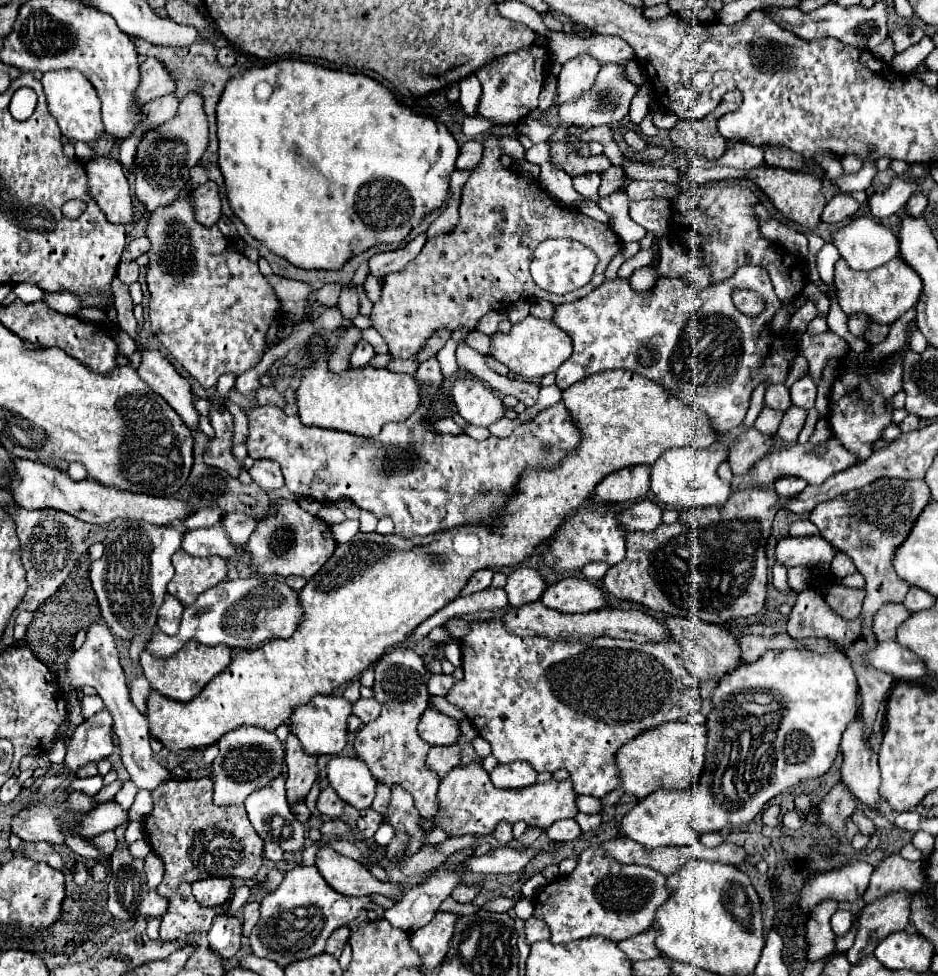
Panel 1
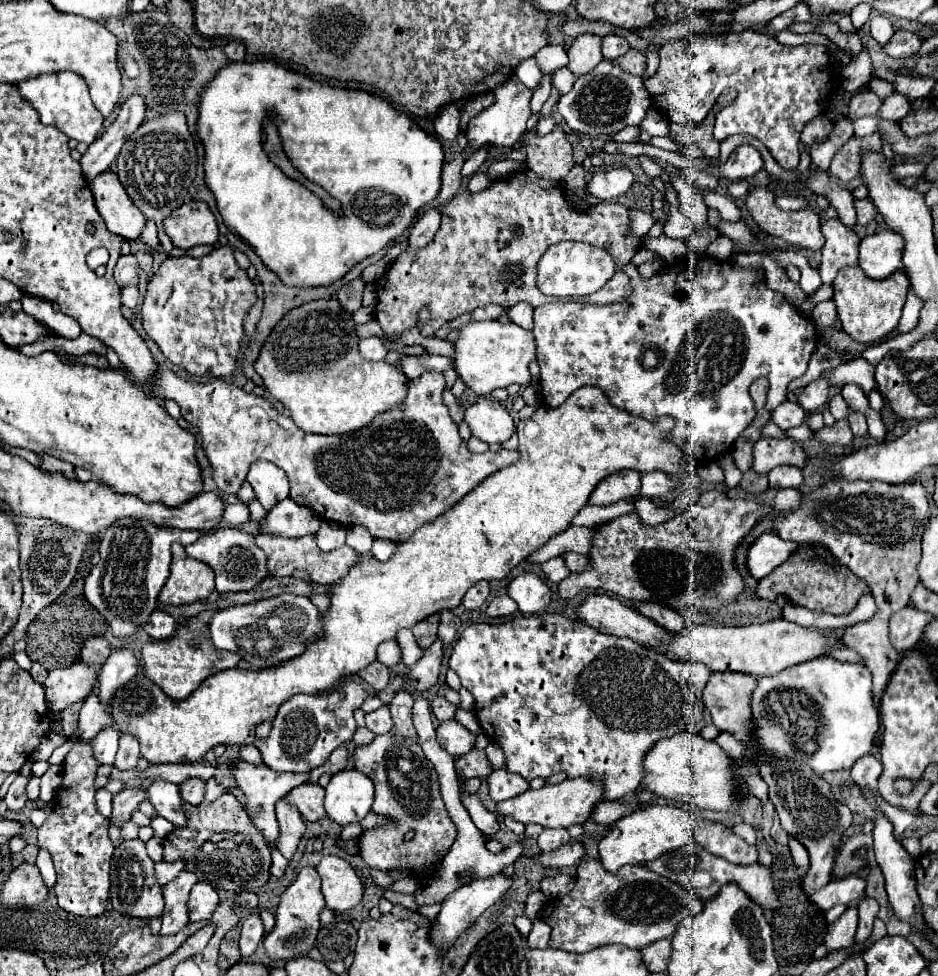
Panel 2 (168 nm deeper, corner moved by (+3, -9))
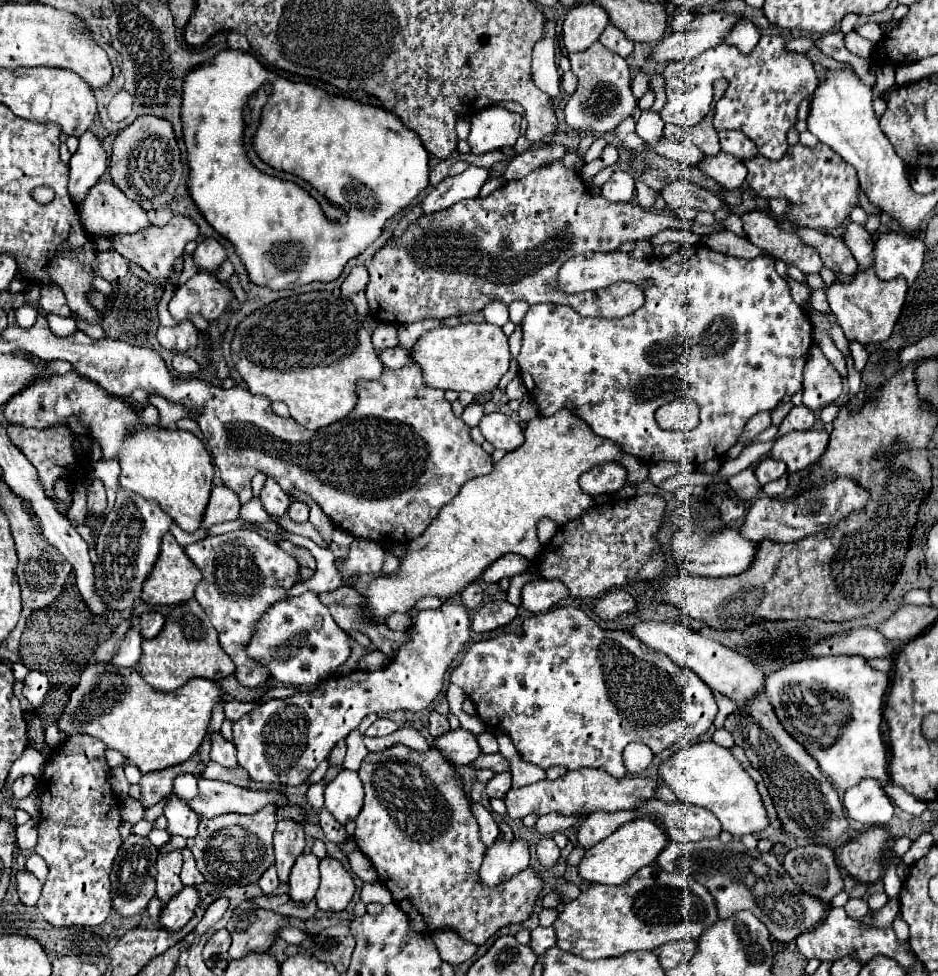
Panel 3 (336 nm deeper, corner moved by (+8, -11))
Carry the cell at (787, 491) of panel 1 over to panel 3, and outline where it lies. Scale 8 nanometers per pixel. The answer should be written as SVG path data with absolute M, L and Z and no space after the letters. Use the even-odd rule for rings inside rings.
M763 458L757 468L755 468L755 478L759 480L759 484L767 484L767 482L773 482L777 478L781 478L783 474L787 472L785 464L779 462L779 460L773 460L773 458Z

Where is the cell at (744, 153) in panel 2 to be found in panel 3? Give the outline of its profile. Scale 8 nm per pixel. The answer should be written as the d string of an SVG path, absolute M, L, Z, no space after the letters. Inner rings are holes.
M721 130L719 138L721 138L721 150L733 154L739 160L747 160L747 156L757 156L757 148L751 142L751 138L739 130Z

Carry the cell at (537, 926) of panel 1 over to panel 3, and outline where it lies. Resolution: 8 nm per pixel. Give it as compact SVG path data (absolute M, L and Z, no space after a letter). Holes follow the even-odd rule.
M537 926L533 932L531 932L531 948L535 954L543 954L547 948L553 948L557 944L557 936L555 936L555 930L549 926L549 928L543 928L543 926Z

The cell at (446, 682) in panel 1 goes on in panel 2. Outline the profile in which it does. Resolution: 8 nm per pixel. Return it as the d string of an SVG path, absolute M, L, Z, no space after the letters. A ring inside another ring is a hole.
M436 696L436 698L432 700L432 714L434 714L438 720L452 720L454 714L456 714L456 706L450 704L446 698Z

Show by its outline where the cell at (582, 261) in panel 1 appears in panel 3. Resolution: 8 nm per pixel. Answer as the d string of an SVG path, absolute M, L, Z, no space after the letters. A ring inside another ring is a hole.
M681 246L677 252L673 252L671 256L665 258L633 258L629 253L620 251L614 252L583 252L577 256L569 258L563 264L563 270L559 272L559 290L567 292L567 294L575 294L575 292L585 292L585 290L599 290L606 288L616 282L633 282L637 286L643 286L647 280L653 282L653 286L645 288L645 304L623 318L585 318L581 314L577 314L571 306L563 306L563 304L551 304L551 302L539 302L539 304L531 304L523 322L521 322L521 330L523 330L523 342L521 342L521 352L517 356L519 362L519 372L521 372L521 380L527 388L527 392L535 398L539 412L543 416L553 416L557 410L567 408L571 410L575 416L579 416L597 436L613 440L615 444L619 444L621 450L625 450L627 454L647 462L647 464L655 464L661 460L671 460L671 462L681 462L681 464L703 464L707 460L719 458L723 456L741 436L745 424L749 422L751 416L765 412L765 410L773 410L783 396L793 396L795 392L799 392L803 388L803 364L807 360L807 352L811 348L811 334L813 334L813 326L807 320L807 316L803 314L803 310L799 312L799 304L793 302L791 292L787 282L775 272L775 262L767 256L757 256L753 260L745 260L745 258L737 258L737 256L729 256L729 254L721 254L715 250L709 250L705 246ZM643 382L653 382L655 386L649 386L649 392L639 394L639 388L643 386ZM679 398L691 398L699 410L701 410L701 422L697 424L697 428L689 430L689 432L679 432L679 430L663 430L659 428L657 420L655 420L655 410L667 402L679 400Z

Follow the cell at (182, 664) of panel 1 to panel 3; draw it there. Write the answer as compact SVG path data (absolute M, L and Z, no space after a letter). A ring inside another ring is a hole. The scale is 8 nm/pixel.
M191 598L179 606L175 606L165 616L165 626L159 636L151 640L143 640L143 654L139 660L141 676L155 688L173 692L181 688L191 678L207 678L207 680L223 680L225 676L235 672L235 664L231 658L219 648L217 632L209 622L203 608Z

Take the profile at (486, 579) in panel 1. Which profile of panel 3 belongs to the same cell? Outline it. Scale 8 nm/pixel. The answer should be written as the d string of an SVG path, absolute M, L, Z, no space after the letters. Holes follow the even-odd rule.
M471 582L463 592L461 592L461 600L463 600L463 606L473 610L473 608L479 608L481 600L483 600L483 588L481 584L477 582Z

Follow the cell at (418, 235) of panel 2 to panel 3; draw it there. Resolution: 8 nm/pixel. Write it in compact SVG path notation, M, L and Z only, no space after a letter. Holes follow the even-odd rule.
M469 166L465 172L445 178L425 196L423 212L425 214L439 212L439 210L445 210L445 208L457 204L459 200L475 198L487 178L489 178L489 172L485 168L477 168L477 166Z

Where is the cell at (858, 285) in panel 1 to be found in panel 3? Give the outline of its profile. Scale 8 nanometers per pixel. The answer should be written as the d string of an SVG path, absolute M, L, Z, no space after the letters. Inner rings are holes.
M867 268L859 272L853 282L837 282L829 286L827 302L833 314L837 316L837 324L843 328L843 334L849 342L879 344L891 336L893 326L897 324L897 318L905 304L905 294L907 294L907 282L903 278L879 280L875 270Z

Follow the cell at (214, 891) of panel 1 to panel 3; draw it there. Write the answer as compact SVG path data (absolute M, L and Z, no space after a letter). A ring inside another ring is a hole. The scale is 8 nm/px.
M185 886L161 910L161 916L159 916L161 928L167 930L167 932L179 932L193 918L193 912L195 912L197 906L199 906L197 890L193 886Z

